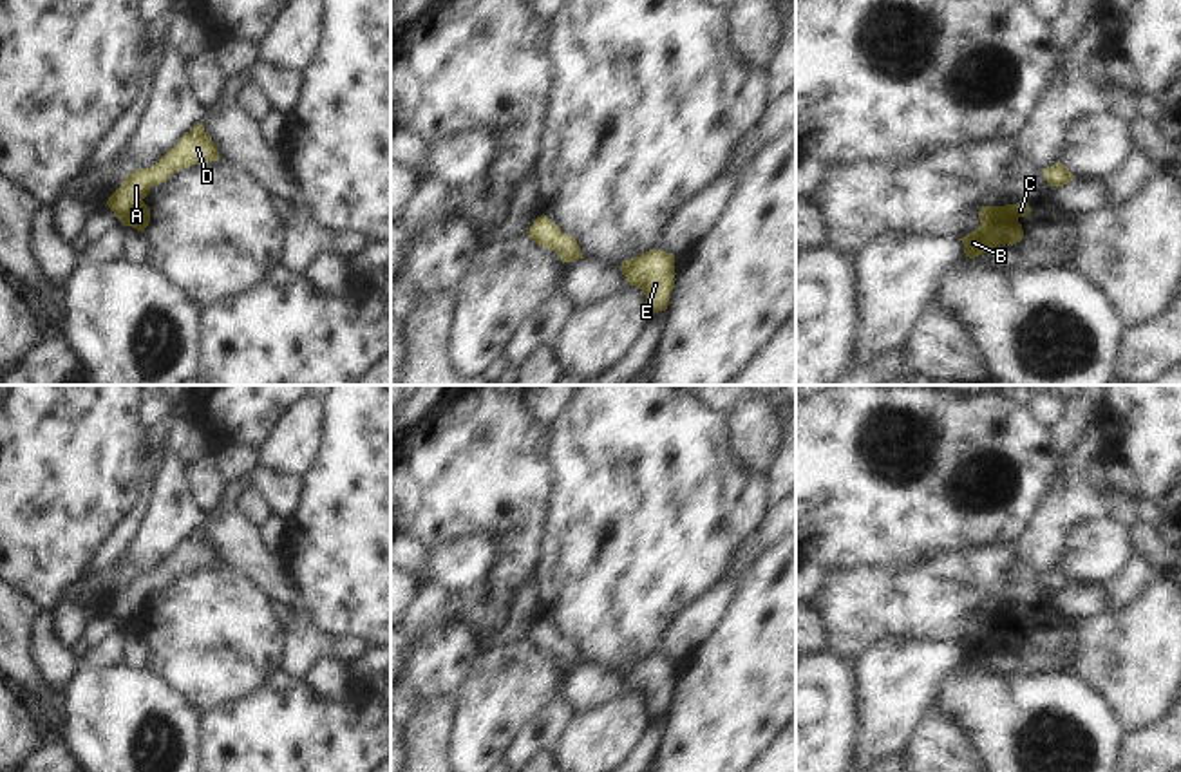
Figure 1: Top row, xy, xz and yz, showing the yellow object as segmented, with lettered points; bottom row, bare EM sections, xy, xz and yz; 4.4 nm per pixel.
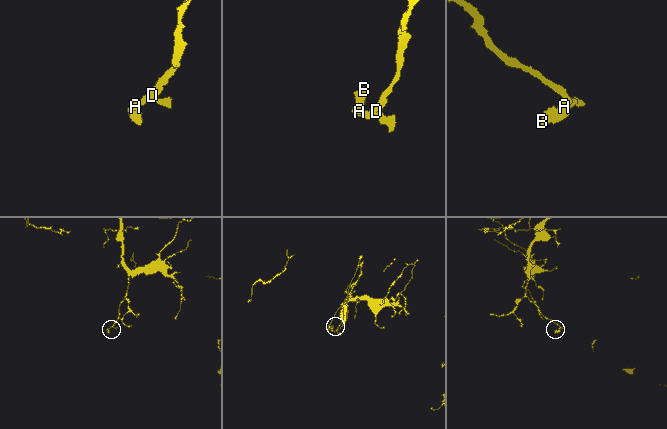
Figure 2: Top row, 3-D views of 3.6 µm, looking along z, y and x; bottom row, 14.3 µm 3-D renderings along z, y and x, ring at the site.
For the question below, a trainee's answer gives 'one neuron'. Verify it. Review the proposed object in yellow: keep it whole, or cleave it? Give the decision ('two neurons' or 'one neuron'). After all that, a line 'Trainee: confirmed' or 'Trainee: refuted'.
one neuron
Trainee: confirmed

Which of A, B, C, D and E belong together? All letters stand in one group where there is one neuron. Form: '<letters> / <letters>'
A B C D E

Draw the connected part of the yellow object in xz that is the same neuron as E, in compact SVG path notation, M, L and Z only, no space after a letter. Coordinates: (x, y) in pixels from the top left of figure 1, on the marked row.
M649 249L622 262L620 271L631 286L642 289L649 315L667 309L676 275L673 253Z

